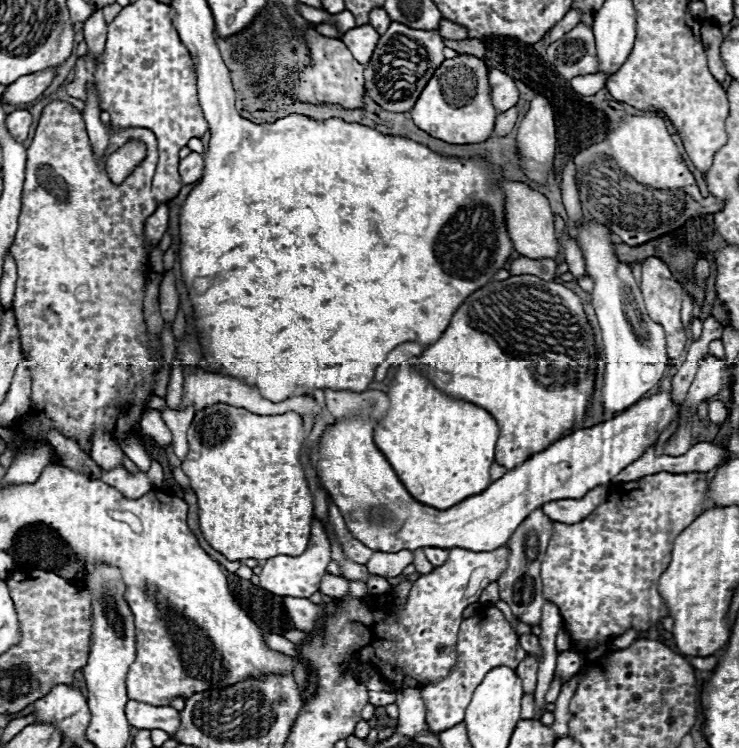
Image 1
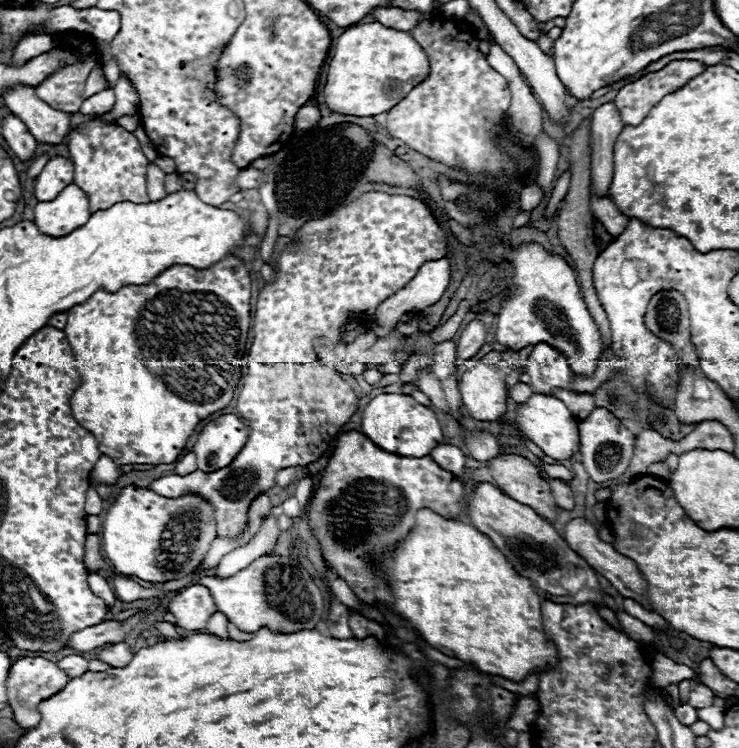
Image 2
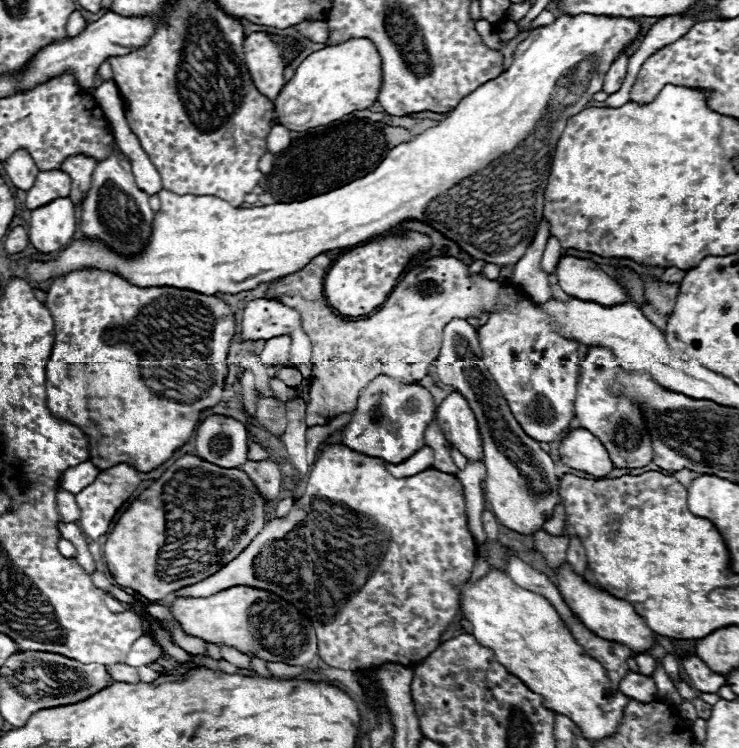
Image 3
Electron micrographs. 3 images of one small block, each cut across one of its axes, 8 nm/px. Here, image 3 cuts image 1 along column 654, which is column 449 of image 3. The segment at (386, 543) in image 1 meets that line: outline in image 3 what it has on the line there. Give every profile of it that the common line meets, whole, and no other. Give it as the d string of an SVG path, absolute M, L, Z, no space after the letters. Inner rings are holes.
M452 392L450 396L446 396L438 406L436 418L448 442L454 444L468 460L482 458L482 436L478 422L462 394Z

